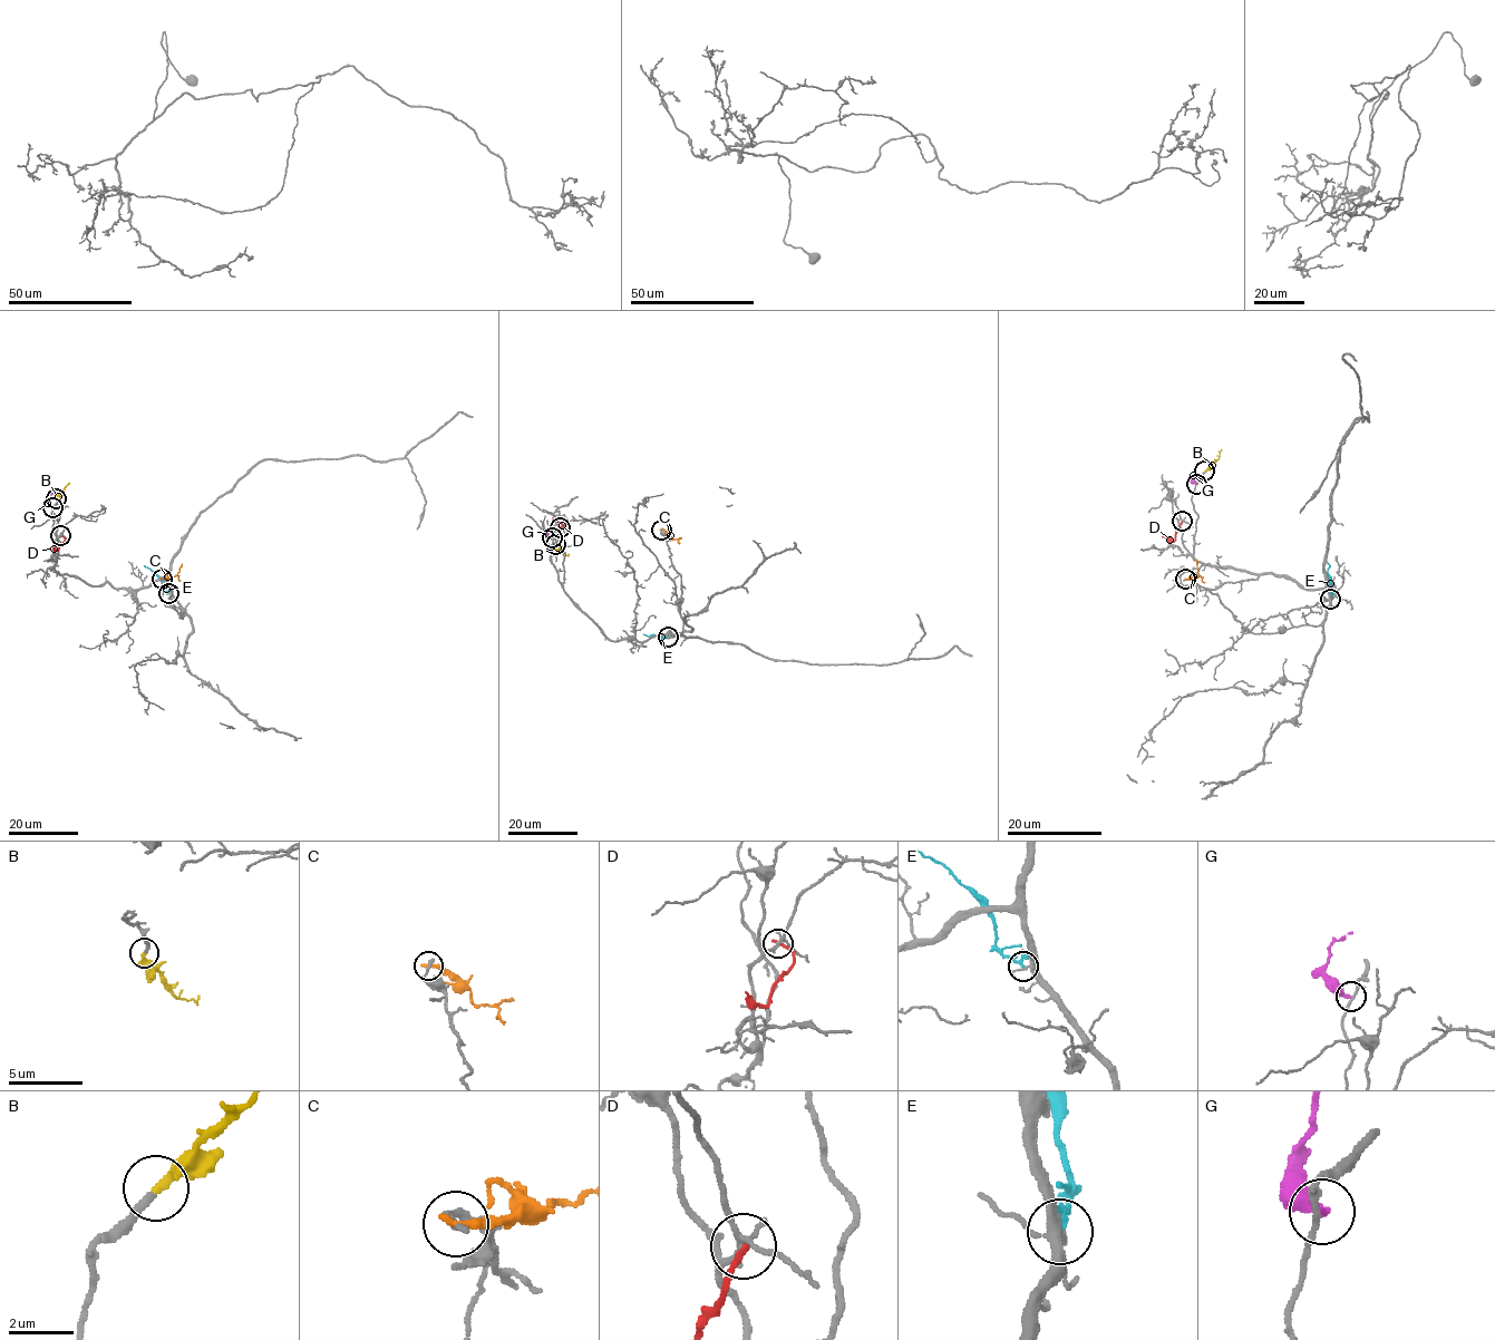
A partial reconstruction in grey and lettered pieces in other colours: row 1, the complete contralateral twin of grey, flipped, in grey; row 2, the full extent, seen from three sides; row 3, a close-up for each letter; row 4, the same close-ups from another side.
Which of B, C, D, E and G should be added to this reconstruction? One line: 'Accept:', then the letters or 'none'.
Accept: B

